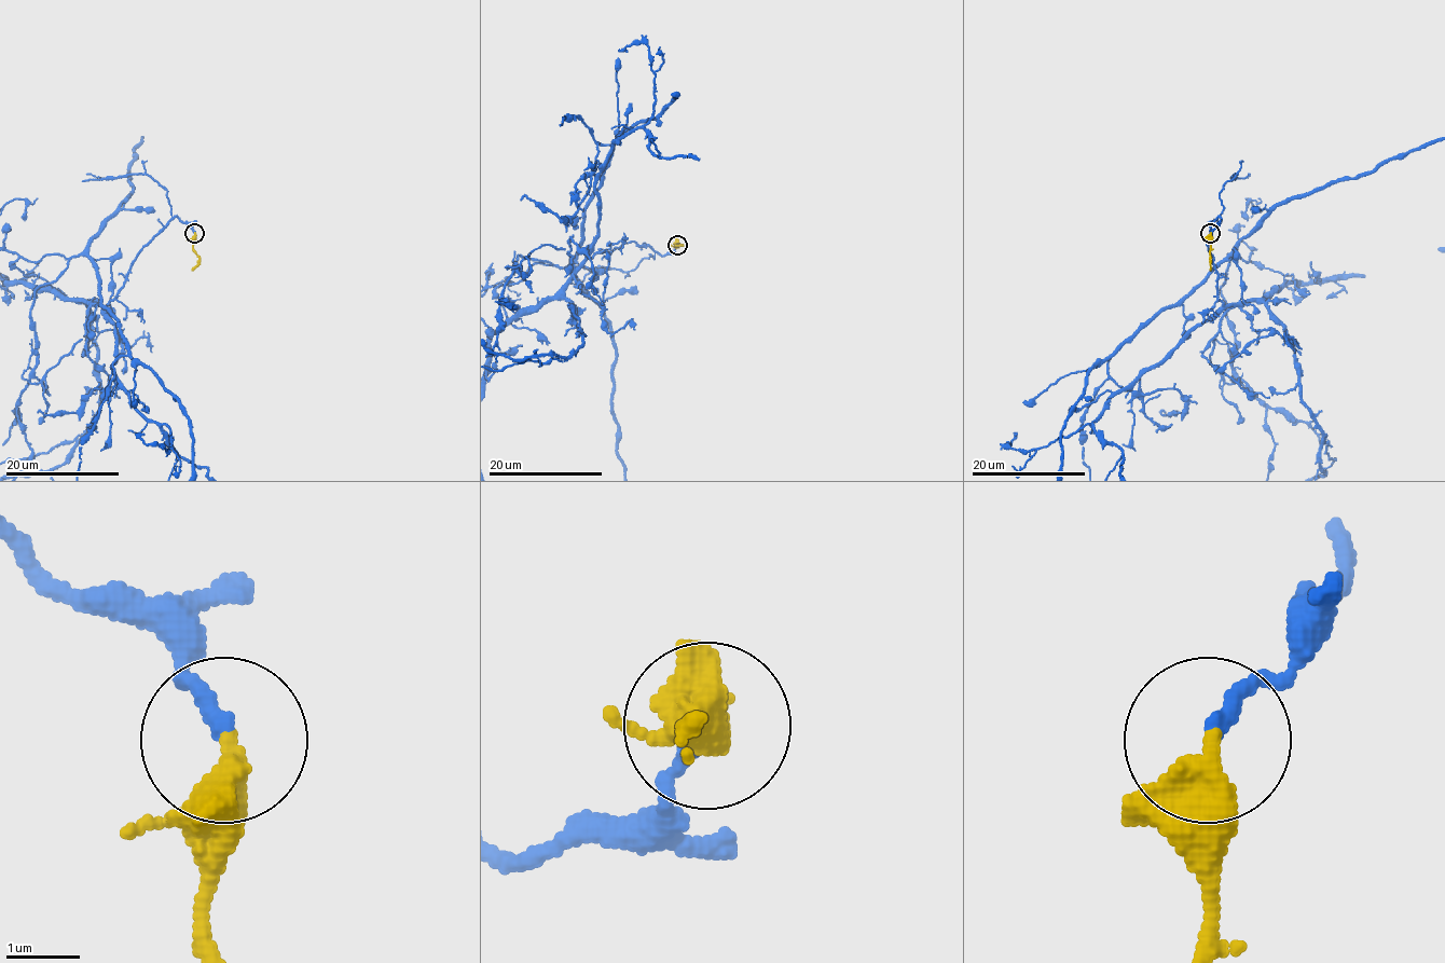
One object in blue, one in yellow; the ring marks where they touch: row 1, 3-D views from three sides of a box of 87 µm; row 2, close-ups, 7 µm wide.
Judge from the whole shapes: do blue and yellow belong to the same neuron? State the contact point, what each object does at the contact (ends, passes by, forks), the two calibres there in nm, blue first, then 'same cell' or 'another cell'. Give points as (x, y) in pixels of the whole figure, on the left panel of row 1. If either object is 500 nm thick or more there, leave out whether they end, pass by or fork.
place (194, 233); blue ends; yellow ends; calibres 220 and 480 nm; same cell

